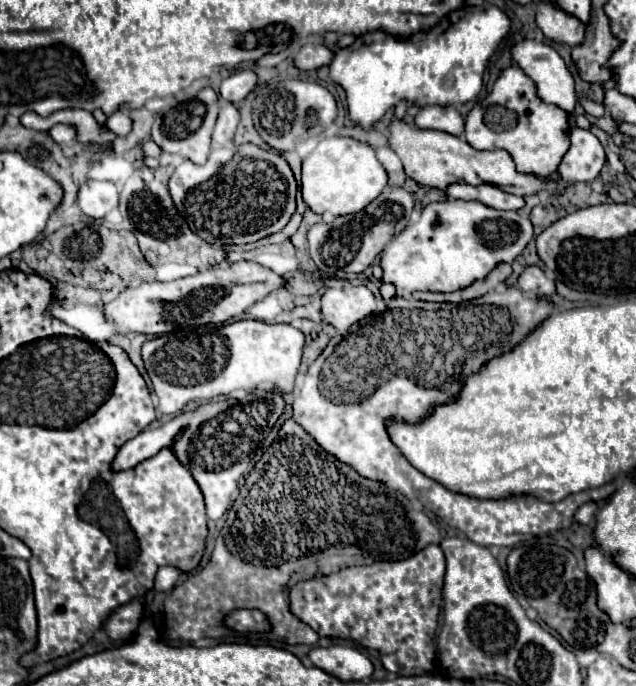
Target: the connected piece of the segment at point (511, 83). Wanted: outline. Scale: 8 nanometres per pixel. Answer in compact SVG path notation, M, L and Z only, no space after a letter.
M508 66L500 72L492 92L482 100L484 126L466 126L464 138L476 150L504 148L516 162L518 172L550 176L556 172L562 156L570 148L568 112L554 104L546 104L536 96L536 84L518 68Z

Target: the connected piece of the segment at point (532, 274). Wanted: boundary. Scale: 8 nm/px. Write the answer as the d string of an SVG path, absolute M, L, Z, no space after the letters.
M528 266L520 274L518 288L522 292L534 292L536 296L542 296L542 298L548 298L548 296L552 296L556 292L554 290L554 280L548 280L546 274L538 266Z

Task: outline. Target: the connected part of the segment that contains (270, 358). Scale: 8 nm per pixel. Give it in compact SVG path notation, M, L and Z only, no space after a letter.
M236 320L230 324L206 324L202 328L182 328L166 336L146 340L142 346L144 368L154 384L162 414L178 414L188 402L232 394L236 390L252 392L262 382L272 382L284 394L292 392L294 376L300 366L304 334L290 324L266 324L260 320Z

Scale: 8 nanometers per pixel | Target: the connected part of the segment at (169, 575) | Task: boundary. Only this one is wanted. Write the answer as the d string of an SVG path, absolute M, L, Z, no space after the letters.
M160 568L156 572L156 580L154 580L154 592L168 592L176 586L180 578L180 572L176 568Z

